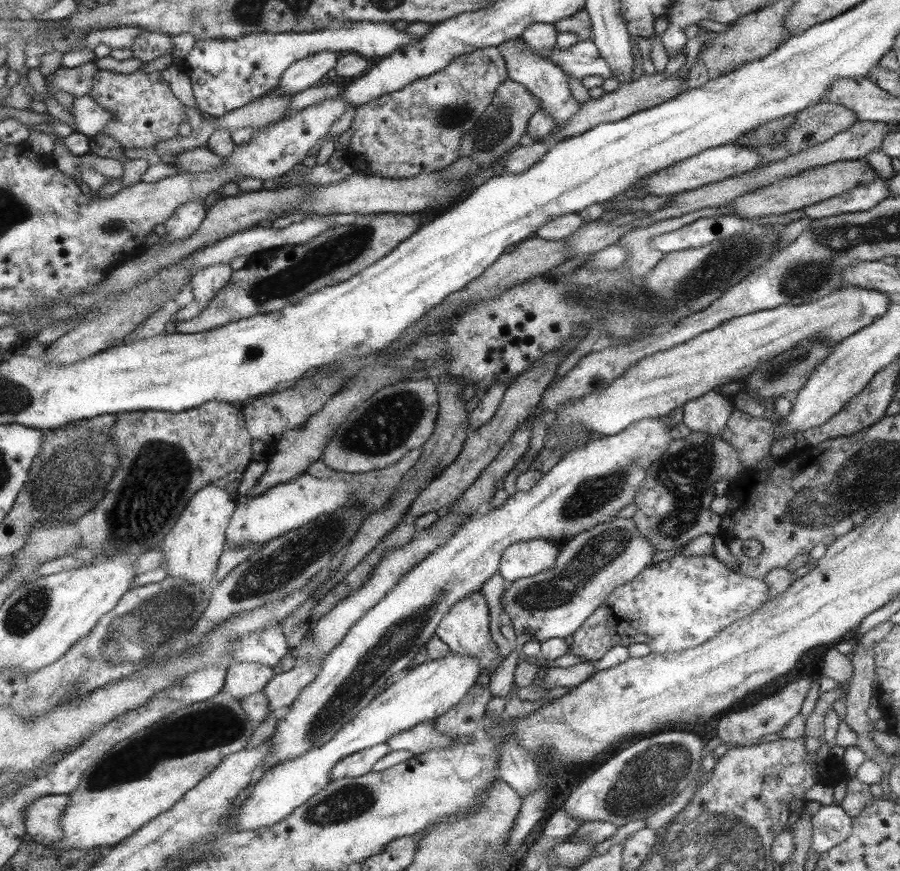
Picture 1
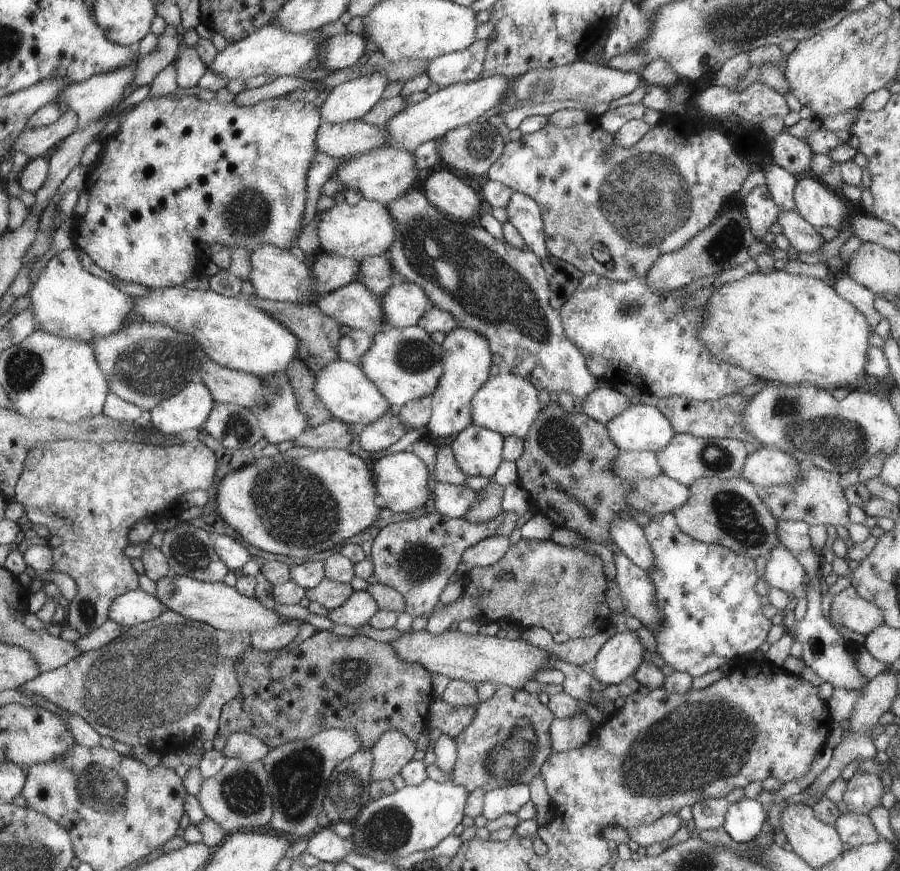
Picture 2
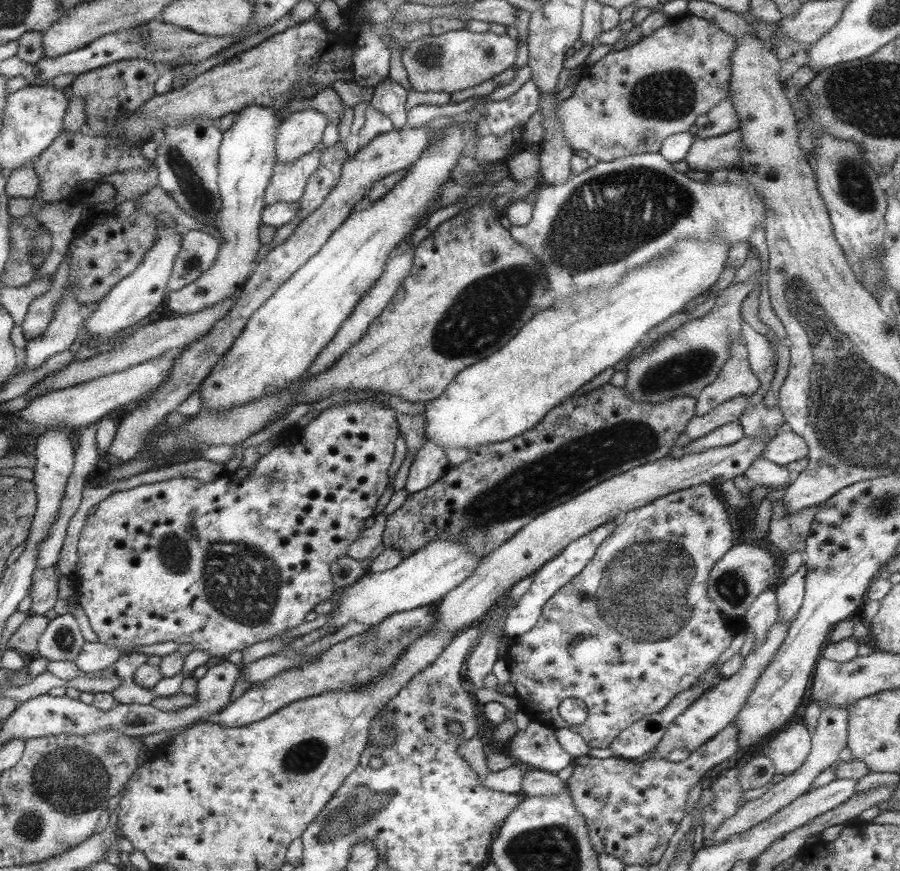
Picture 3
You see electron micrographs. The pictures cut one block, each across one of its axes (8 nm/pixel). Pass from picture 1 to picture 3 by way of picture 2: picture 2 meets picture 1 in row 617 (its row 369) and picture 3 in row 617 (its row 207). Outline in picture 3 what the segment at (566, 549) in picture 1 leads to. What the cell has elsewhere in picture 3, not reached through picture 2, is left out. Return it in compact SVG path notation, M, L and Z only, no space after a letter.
M432 605L389 615L383 622L368 627L365 632L331 645L317 660L309 664L299 664L291 670L275 674L273 678L261 684L249 686L241 696L229 702L216 714L216 724L219 724L220 728L240 728L265 719L275 711L279 711L281 707L311 695L321 695L327 691L349 692L361 685L365 687L369 681L389 671L389 667L393 667L393 663L397 662L397 657L404 654L405 649L417 637L433 629L433 620L437 619L437 613L437 607Z

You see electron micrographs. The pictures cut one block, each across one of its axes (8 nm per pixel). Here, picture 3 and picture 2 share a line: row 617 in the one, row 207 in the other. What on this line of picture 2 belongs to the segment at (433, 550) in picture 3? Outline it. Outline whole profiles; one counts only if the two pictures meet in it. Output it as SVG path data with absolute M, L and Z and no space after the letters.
M363 197L353 206L345 204L344 201L322 211L317 222L316 233L320 242L319 251L358 261L371 255L385 253L395 237L392 214L389 214L387 204L365 200Z

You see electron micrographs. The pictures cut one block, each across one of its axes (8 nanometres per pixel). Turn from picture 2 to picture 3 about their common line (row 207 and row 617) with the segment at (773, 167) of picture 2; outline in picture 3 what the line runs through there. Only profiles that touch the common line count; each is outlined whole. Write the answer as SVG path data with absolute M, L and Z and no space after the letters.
M801 565L795 573L789 575L785 581L774 587L780 622L792 621L795 618L799 607L802 606L805 569L806 568L803 568L803 565Z

